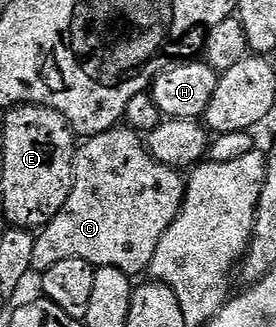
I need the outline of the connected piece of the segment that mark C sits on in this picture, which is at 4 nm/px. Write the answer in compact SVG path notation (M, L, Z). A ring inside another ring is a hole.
M118 126L98 136L90 136L77 149L73 163L73 189L65 208L46 228L36 233L33 267L38 273L47 271L63 258L83 258L94 269L123 270L131 278L148 273L159 246L159 238L167 234L167 226L175 222L185 201L187 180L178 169L163 166L150 154L146 141L128 126Z

